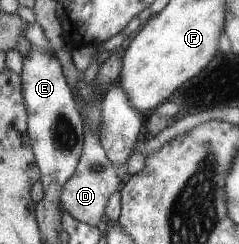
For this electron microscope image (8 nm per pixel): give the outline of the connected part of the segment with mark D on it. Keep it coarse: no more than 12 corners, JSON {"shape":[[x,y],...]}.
{"shape":[[85,126],[76,171],[60,191],[61,207],[97,227],[120,188],[99,134]]}

